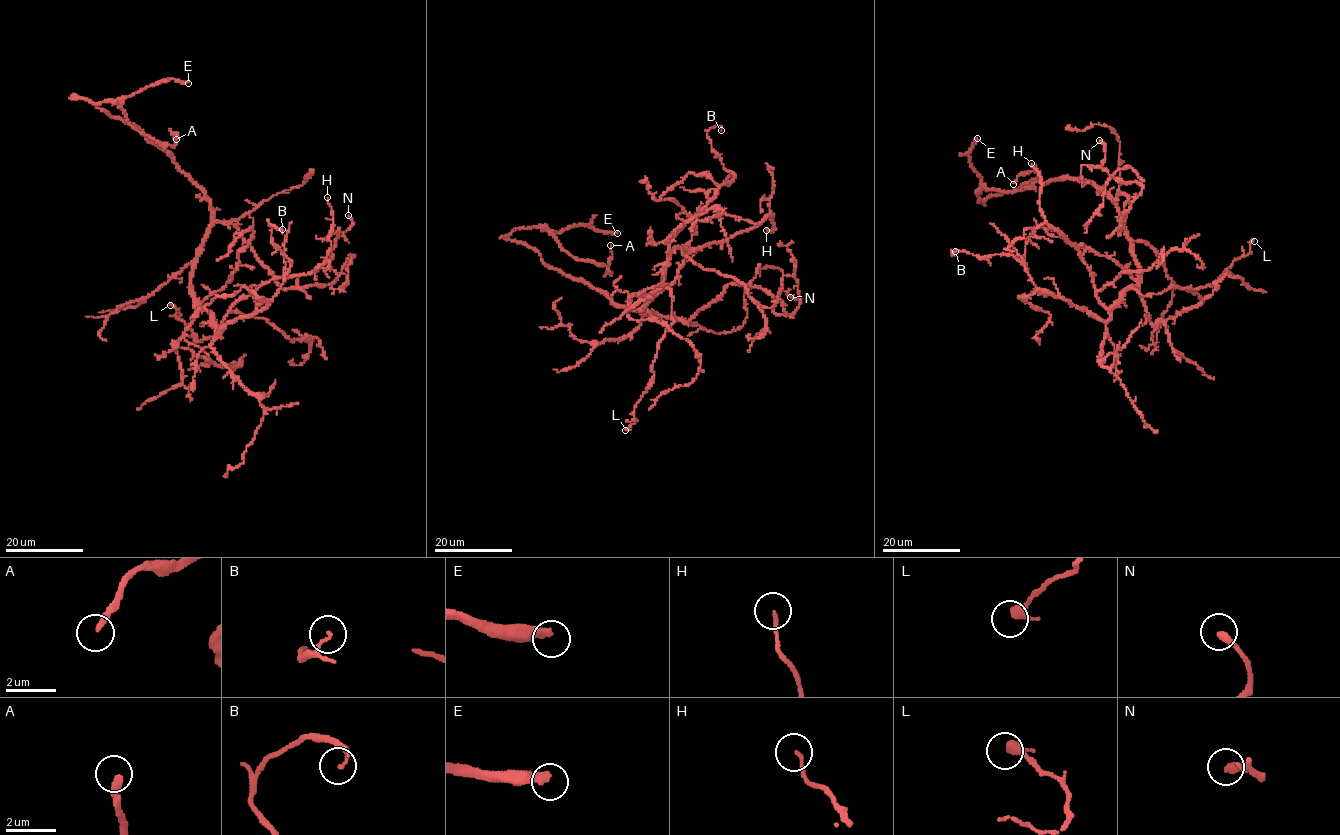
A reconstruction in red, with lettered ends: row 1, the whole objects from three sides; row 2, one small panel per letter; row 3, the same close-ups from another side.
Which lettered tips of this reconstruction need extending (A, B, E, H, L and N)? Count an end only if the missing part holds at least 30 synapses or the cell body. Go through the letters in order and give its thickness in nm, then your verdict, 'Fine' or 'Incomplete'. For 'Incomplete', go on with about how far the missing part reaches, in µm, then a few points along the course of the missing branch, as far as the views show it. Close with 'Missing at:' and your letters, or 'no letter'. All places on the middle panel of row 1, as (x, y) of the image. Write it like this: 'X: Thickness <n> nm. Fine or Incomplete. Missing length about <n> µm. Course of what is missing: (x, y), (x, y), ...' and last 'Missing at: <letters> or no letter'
A: Thickness 240 nm. Incomplete. Missing length about 80 µm. Course of what is missing: (610, 245), (611, 175), (629, 149), (655, 139), (661, 116), (674, 94), (684, 127), (675, 131)
B: Thickness 90 nm. Fine
E: Thickness 380 nm. Incomplete. Missing length about 70 µm. Course of what is missing: (617, 233), (653, 256), (647, 216), (654, 213), (656, 223), (645, 231), (629, 235), (625, 230), (632, 243)
H: Thickness 130 nm. Fine
L: Thickness 360 nm. Fine
N: Thickness 280 nm. Fine
Missing at: A, E

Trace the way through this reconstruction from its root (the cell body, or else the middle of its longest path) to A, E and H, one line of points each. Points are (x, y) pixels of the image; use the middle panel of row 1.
A: (654, 314), (614, 302), (502, 237), (542, 226), (569, 254), (611, 273), (610, 245)
E: (654, 314), (614, 302), (502, 237), (522, 227), (559, 232), (585, 225), (617, 233)
H: (654, 314), (641, 309), (660, 285), (673, 249), (723, 241), (774, 214), (773, 232), (766, 230)

